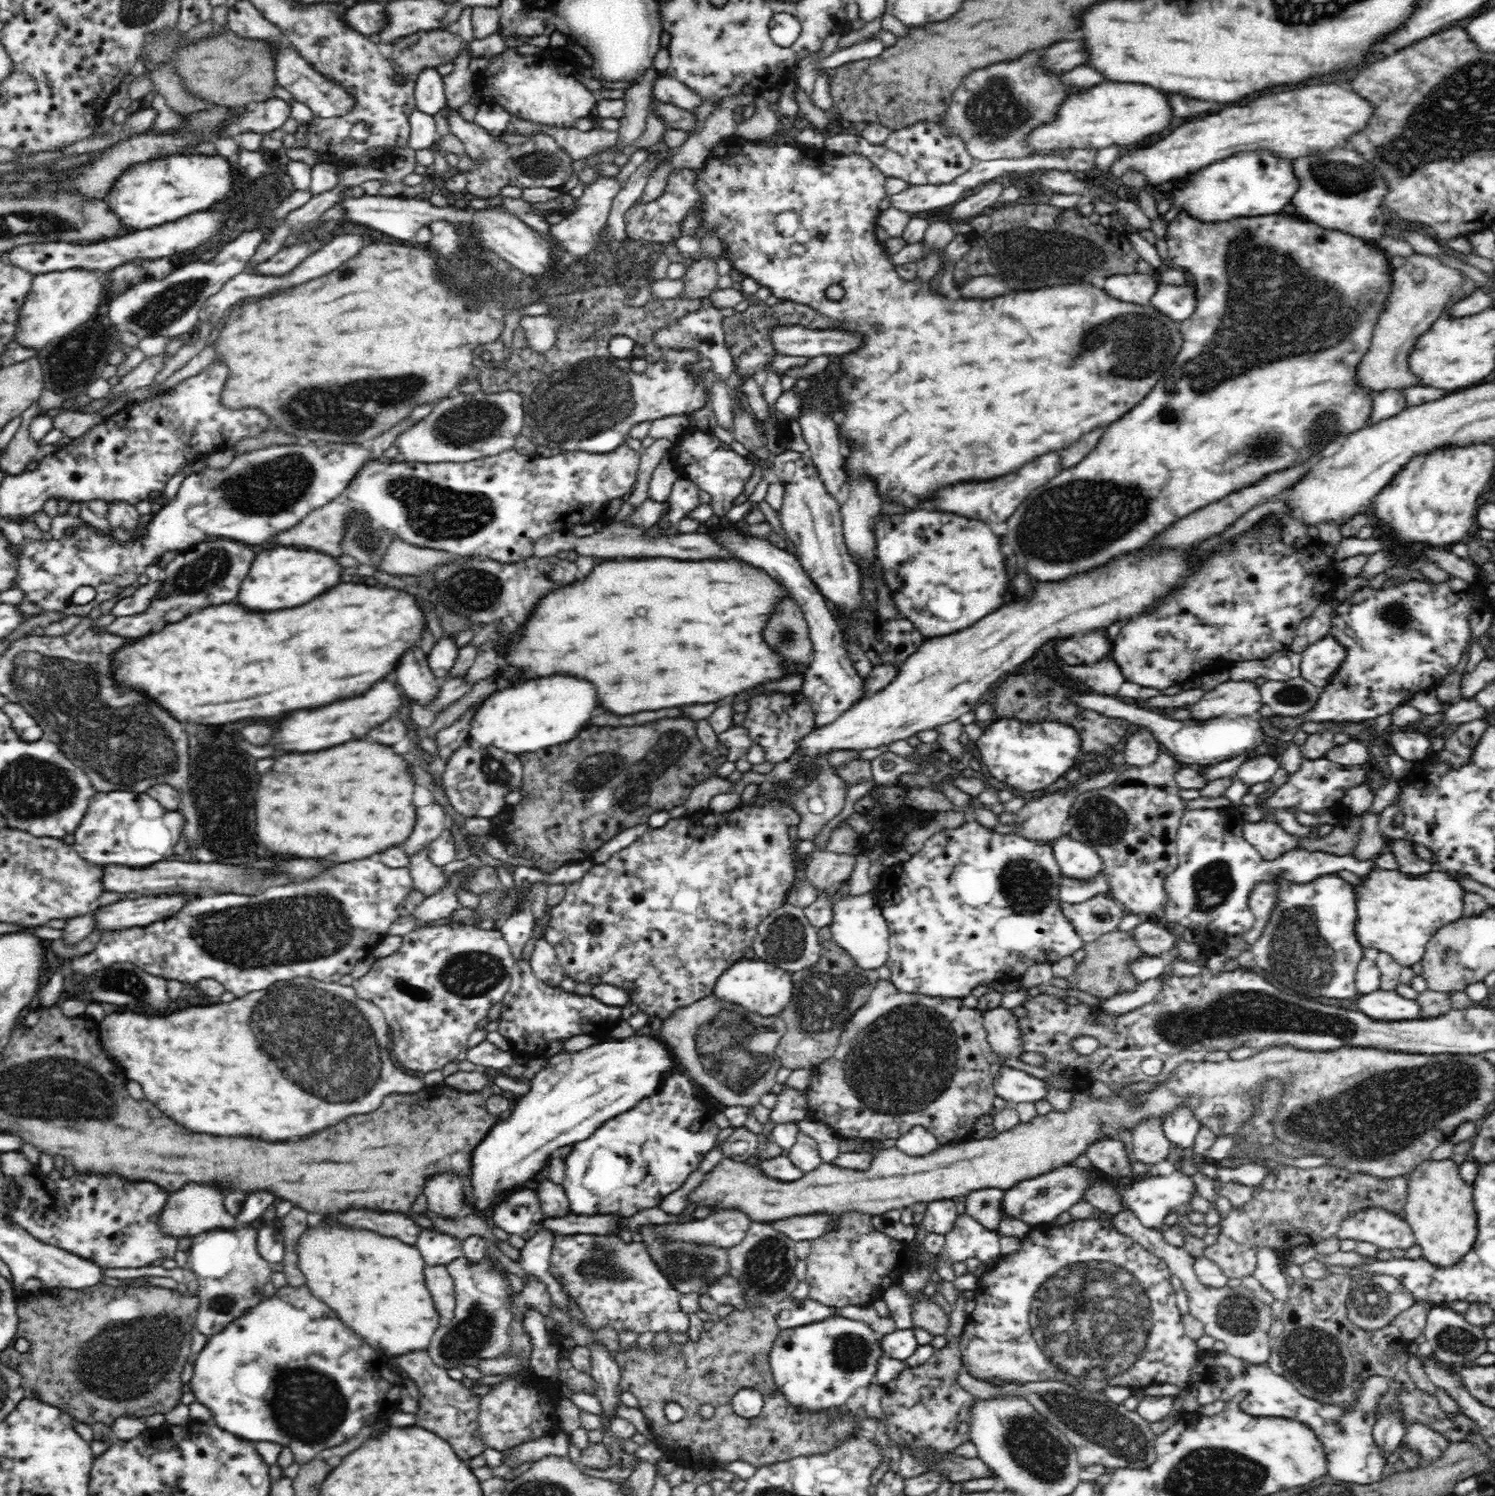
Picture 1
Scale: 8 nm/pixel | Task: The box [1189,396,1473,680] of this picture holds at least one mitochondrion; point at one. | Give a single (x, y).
(1268, 446)

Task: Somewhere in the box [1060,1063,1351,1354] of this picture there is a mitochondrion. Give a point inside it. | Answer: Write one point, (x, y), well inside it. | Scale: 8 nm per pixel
(1237, 1315)

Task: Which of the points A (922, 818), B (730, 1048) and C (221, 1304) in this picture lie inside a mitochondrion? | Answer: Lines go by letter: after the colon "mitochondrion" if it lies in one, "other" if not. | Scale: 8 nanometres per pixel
A: other
B: mitochondrion
C: mitochondrion

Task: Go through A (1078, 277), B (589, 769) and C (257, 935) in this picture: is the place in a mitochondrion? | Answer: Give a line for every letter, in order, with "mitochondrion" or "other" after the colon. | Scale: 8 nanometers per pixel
A: other
B: mitochondrion
C: mitochondrion

